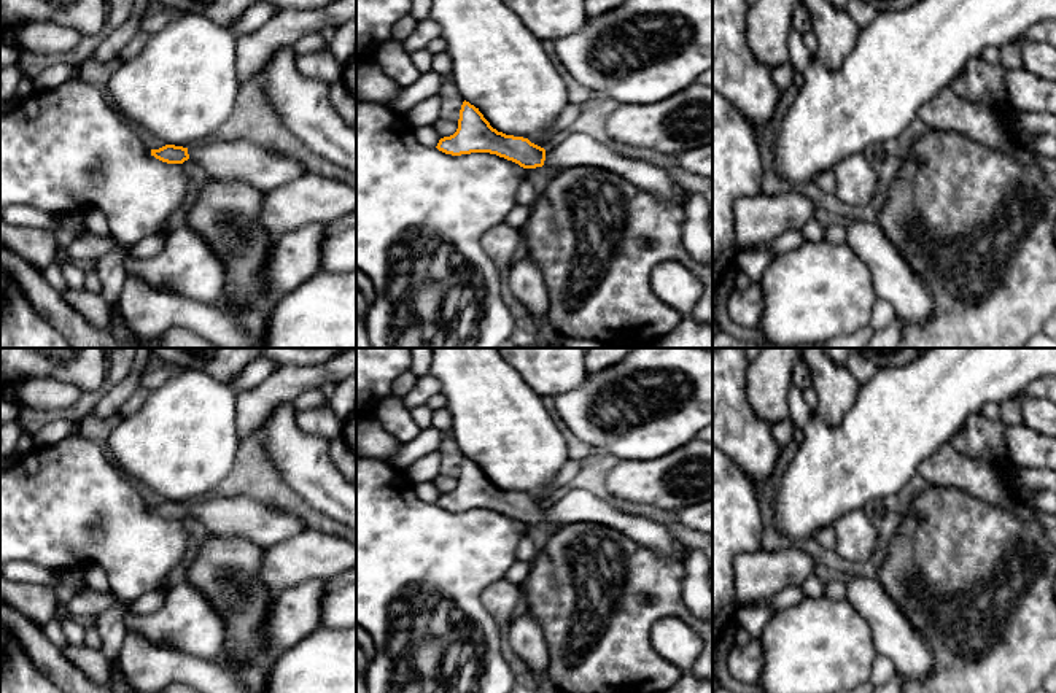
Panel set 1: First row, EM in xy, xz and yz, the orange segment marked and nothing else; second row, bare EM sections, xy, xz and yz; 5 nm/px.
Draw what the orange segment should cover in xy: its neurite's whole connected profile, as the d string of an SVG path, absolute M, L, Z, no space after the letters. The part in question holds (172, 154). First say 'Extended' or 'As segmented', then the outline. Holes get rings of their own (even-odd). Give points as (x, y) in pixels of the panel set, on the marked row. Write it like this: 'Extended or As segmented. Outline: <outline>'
Extended. Outline: M218 135L189 148L165 145L151 156L167 164L197 162L213 180L242 181L261 192L272 191L307 173L304 165L274 149L247 140L224 140Z

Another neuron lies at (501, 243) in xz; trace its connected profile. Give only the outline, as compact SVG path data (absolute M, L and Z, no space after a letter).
M506 223L498 224L483 234L480 246L499 270L511 269L522 253L522 235Z

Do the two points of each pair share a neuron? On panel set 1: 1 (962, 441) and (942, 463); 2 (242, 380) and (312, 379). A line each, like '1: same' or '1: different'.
1: different
2: different

